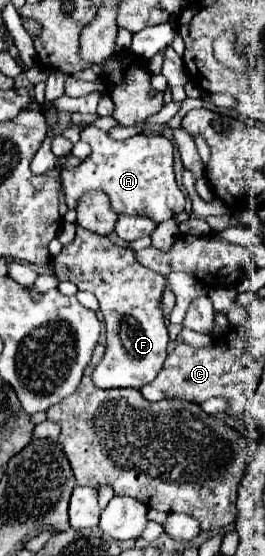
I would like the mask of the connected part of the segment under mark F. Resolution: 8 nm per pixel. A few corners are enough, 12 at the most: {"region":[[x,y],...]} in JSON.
{"region":[[76,225],[54,257],[106,321],[102,389],[140,389],[166,359],[166,279]]}

